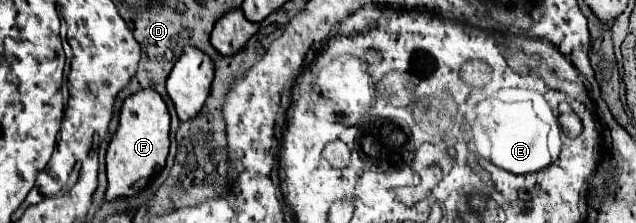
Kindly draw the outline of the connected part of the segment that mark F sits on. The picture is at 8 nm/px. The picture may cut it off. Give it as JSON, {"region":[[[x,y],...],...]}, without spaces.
{"region":[[[142,88],[122,102],[120,124],[106,150],[106,174],[108,174],[106,200],[138,194],[142,186],[154,178],[154,174],[166,164],[170,146],[168,134],[170,114],[158,92],[154,92],[152,88]]]}

